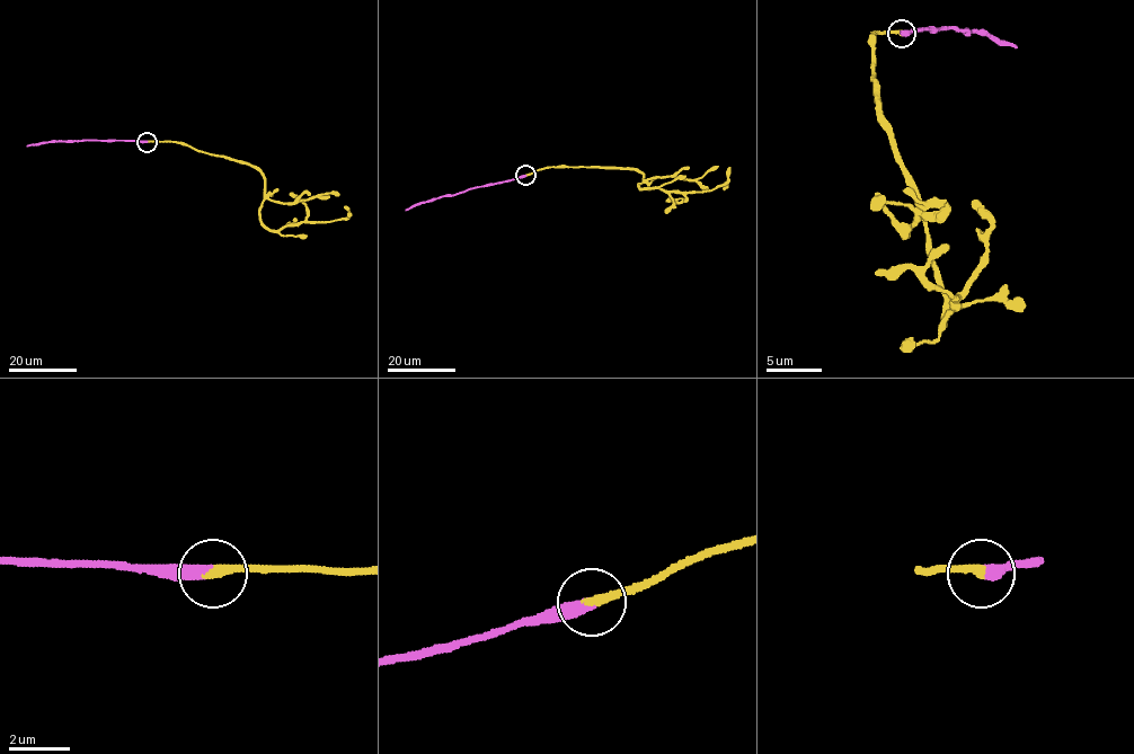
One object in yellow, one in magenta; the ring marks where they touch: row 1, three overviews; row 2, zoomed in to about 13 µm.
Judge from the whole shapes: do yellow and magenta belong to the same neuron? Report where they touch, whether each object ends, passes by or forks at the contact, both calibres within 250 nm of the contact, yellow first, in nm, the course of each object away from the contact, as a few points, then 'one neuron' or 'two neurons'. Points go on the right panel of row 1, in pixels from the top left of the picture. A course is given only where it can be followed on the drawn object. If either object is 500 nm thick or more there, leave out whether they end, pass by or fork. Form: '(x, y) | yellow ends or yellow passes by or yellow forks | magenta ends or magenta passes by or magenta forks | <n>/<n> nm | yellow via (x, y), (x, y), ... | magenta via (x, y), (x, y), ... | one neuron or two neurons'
(902, 34) | yellow ends | magenta ends | 320/440 nm | yellow via (902, 34), (875, 34), (877, 121), (921, 220), (944, 326), (955, 309), (957, 298), (919, 273), (875, 273) | magenta via (902, 34), (921, 28), (977, 32), (1016, 49) | one neuron

